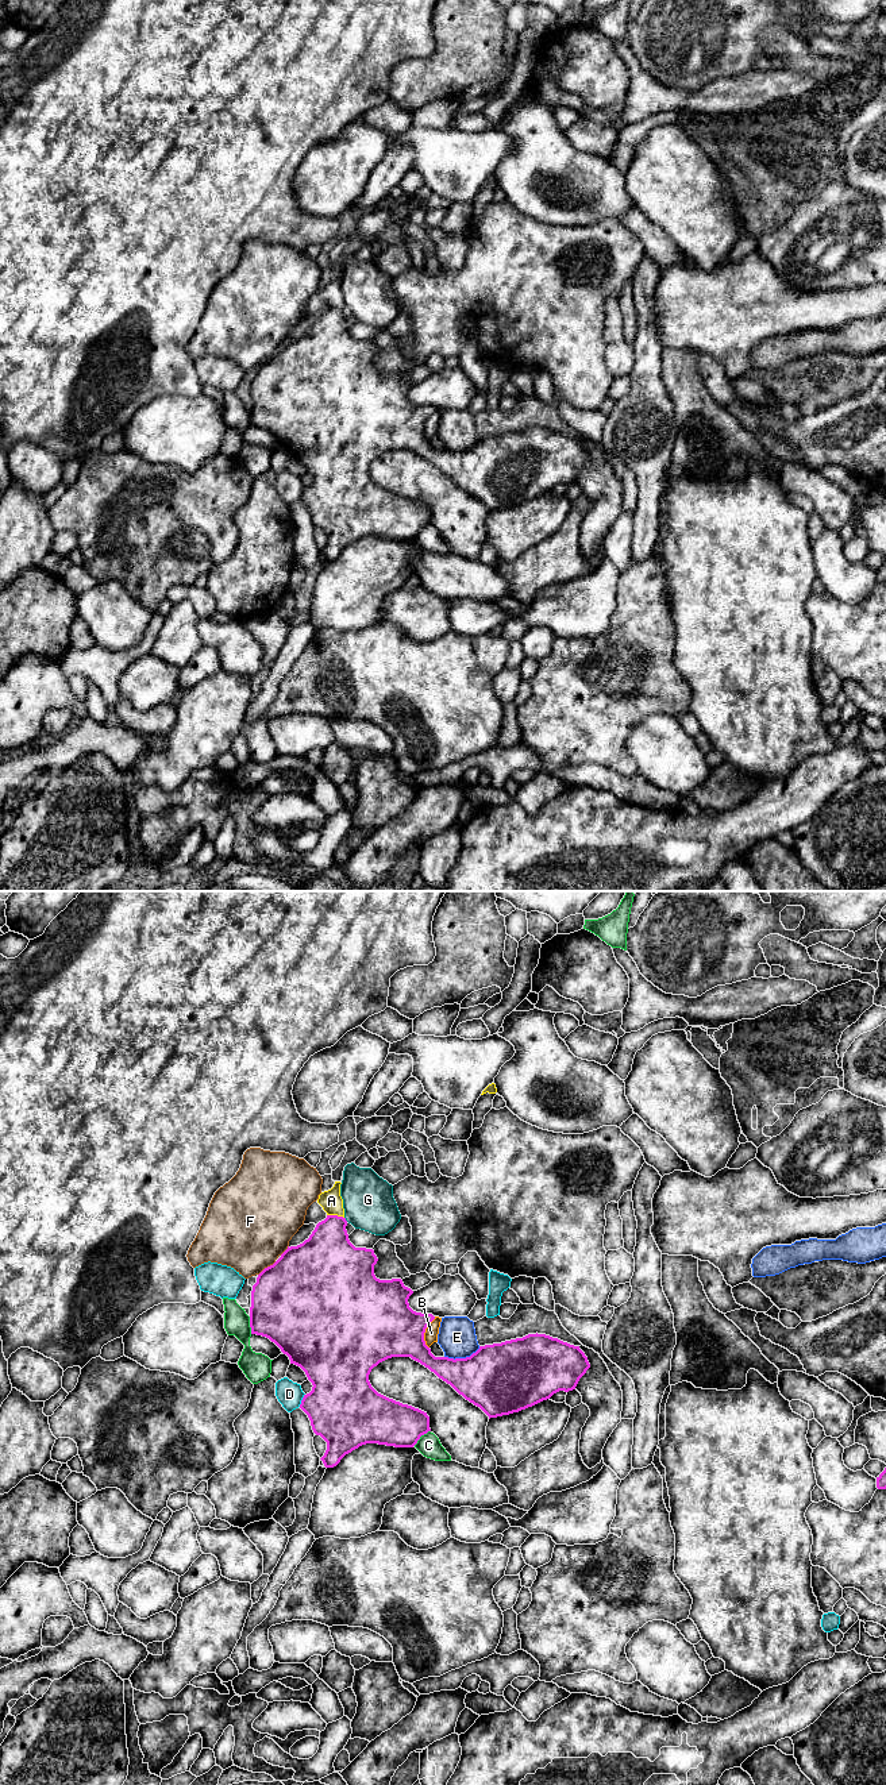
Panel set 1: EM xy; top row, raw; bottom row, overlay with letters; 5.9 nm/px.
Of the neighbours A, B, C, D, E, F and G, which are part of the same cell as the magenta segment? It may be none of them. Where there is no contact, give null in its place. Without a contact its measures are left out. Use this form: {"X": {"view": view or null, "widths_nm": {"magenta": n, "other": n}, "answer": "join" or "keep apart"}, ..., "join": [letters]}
{"A": {"view": "xy", "widths_nm": {"magenta": 320, "other": 130}, "answer": "keep apart"}, "B": {"view": "xy", "widths_nm": {"magenta": 380, "other": 80}, "answer": "keep apart"}, "C": {"view": "xy", "widths_nm": {"magenta": 280, "other": 140}, "answer": "keep apart"}, "D": {"view": "xy", "widths_nm": {"magenta": 420, "other": 150}, "answer": "keep apart"}, "E": {"view": "xy", "widths_nm": {"magenta": 420, "other": 220}, "answer": "keep apart"}, "F": {"view": "xy", "widths_nm": {"magenta": 500, "other": 480}, "answer": "keep apart"}, "G": {"view": "xy", "widths_nm": {"magenta": 320, "other": 300}, "answer": "keep apart"}, "join": []}

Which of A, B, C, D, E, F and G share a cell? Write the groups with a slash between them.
A / B / C / D / E / F / G

